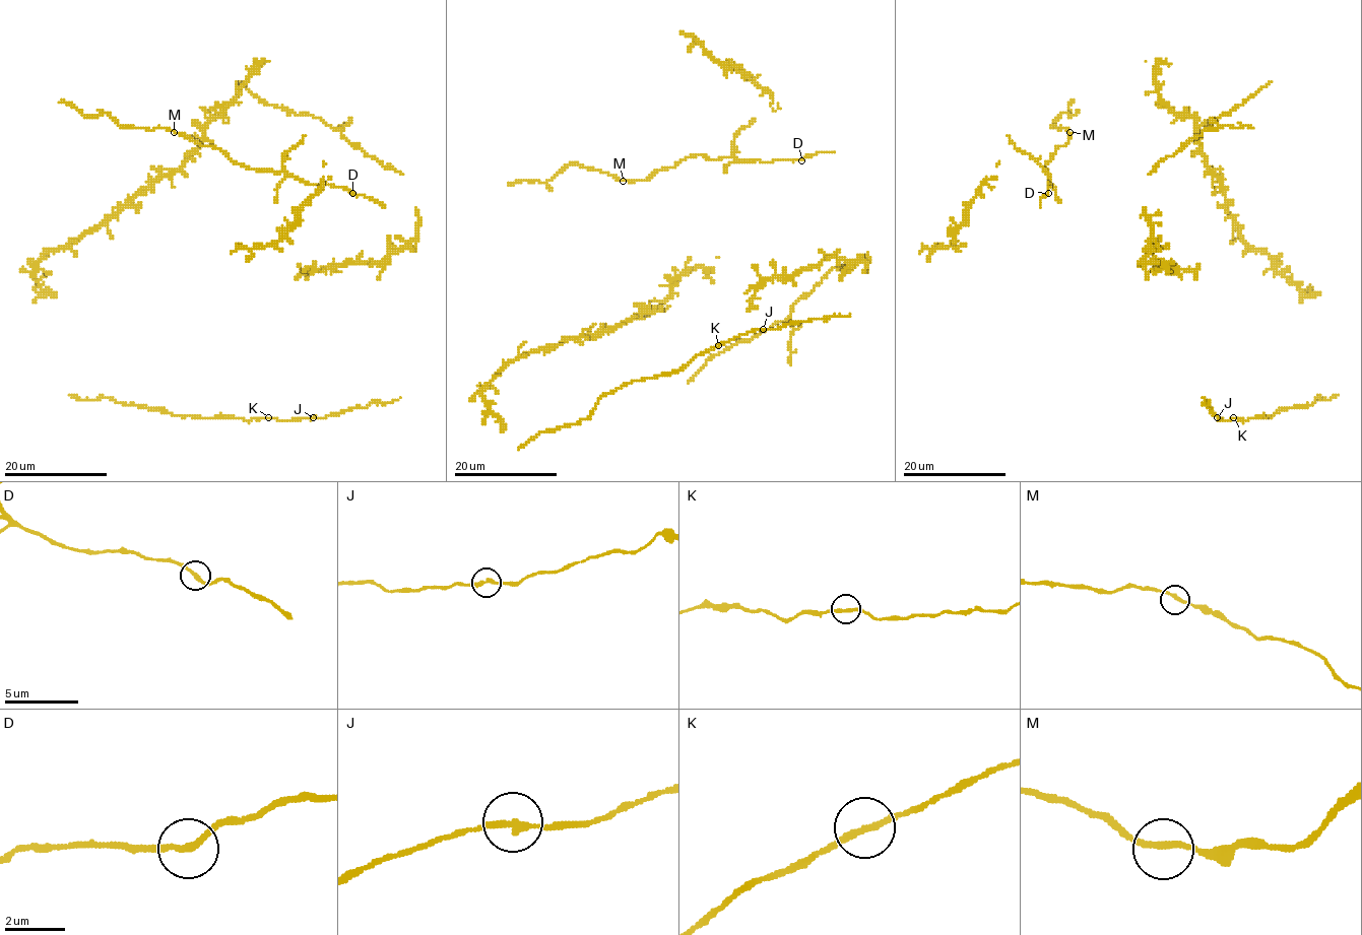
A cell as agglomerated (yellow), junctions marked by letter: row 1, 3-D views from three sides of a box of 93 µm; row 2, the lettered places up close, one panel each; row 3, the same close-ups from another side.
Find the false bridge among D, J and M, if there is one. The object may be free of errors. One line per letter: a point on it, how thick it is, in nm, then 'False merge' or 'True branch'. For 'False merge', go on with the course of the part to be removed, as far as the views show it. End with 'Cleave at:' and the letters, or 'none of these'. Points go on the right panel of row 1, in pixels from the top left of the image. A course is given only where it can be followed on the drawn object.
D: Place: (1048, 193). Thickness 220 nm. True branch
J: Place: (1217, 417). Thickness 220 nm. True branch
M: Place: (1069, 132). Thickness 200 nm. True branch
Cleave at: none of these

